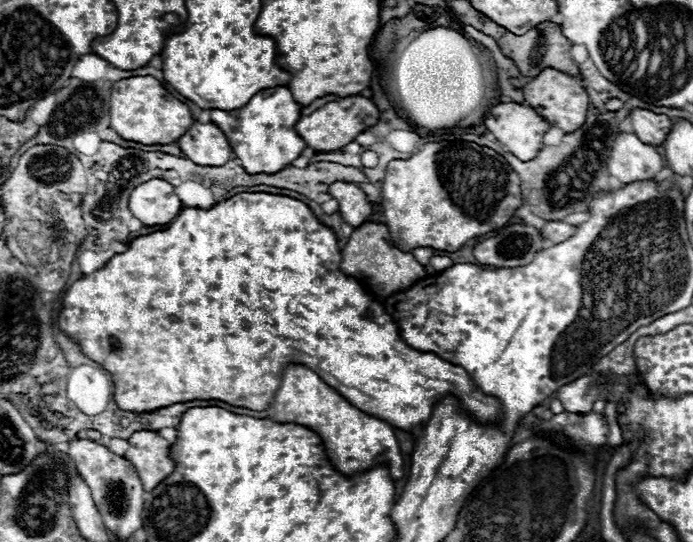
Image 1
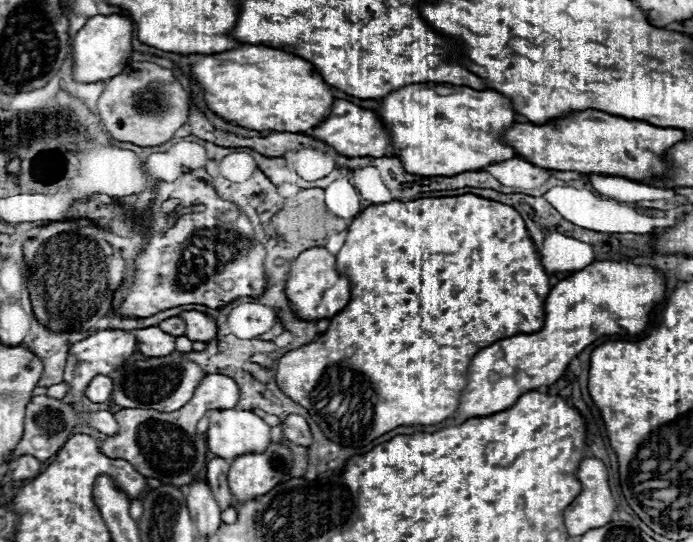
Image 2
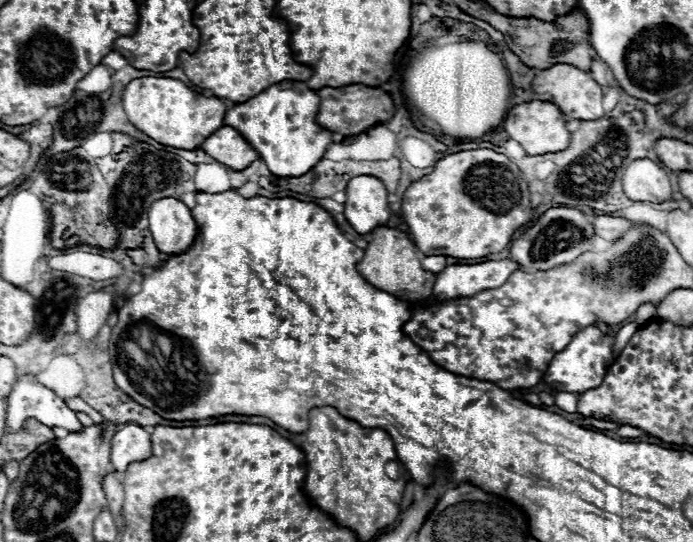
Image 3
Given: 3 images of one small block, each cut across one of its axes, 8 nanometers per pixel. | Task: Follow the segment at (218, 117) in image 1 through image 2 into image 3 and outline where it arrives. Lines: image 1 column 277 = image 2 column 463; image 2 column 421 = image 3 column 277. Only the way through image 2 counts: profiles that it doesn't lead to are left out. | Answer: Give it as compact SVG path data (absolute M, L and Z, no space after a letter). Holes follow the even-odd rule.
M278 82L248 102L236 104L226 112L224 124L236 128L268 164L268 170L276 176L302 176L322 160L326 148L334 142L334 134L316 122L320 108L320 96L316 90L304 86L304 82Z

